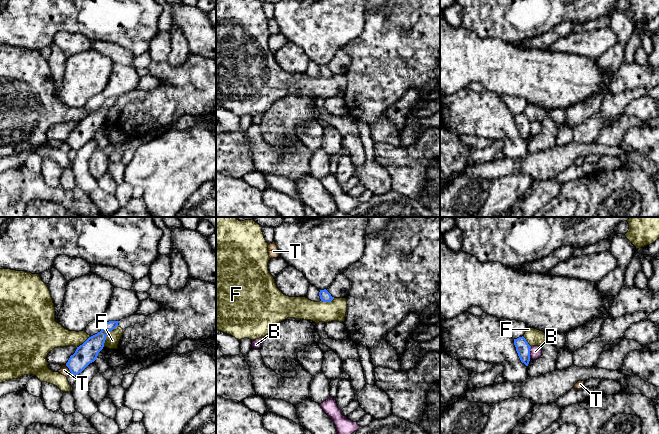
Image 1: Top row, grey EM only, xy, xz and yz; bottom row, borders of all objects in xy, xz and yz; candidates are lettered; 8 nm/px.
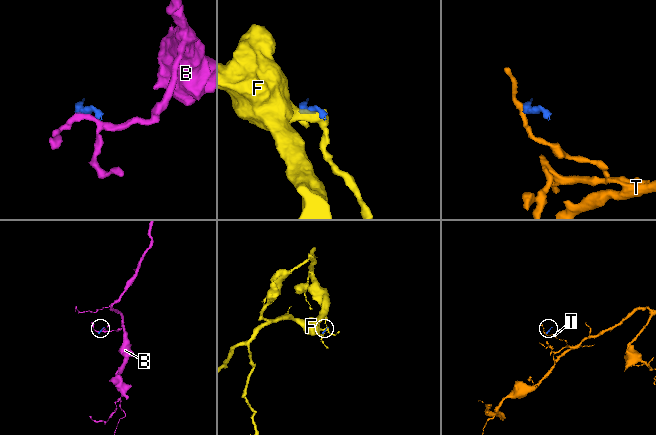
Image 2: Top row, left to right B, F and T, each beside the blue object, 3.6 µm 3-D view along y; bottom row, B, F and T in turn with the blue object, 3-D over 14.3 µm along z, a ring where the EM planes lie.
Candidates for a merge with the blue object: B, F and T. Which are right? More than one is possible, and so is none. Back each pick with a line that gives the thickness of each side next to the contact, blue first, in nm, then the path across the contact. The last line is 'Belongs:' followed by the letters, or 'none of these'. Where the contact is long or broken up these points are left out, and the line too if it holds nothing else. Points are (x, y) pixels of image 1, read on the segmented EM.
Belongs: none of these

